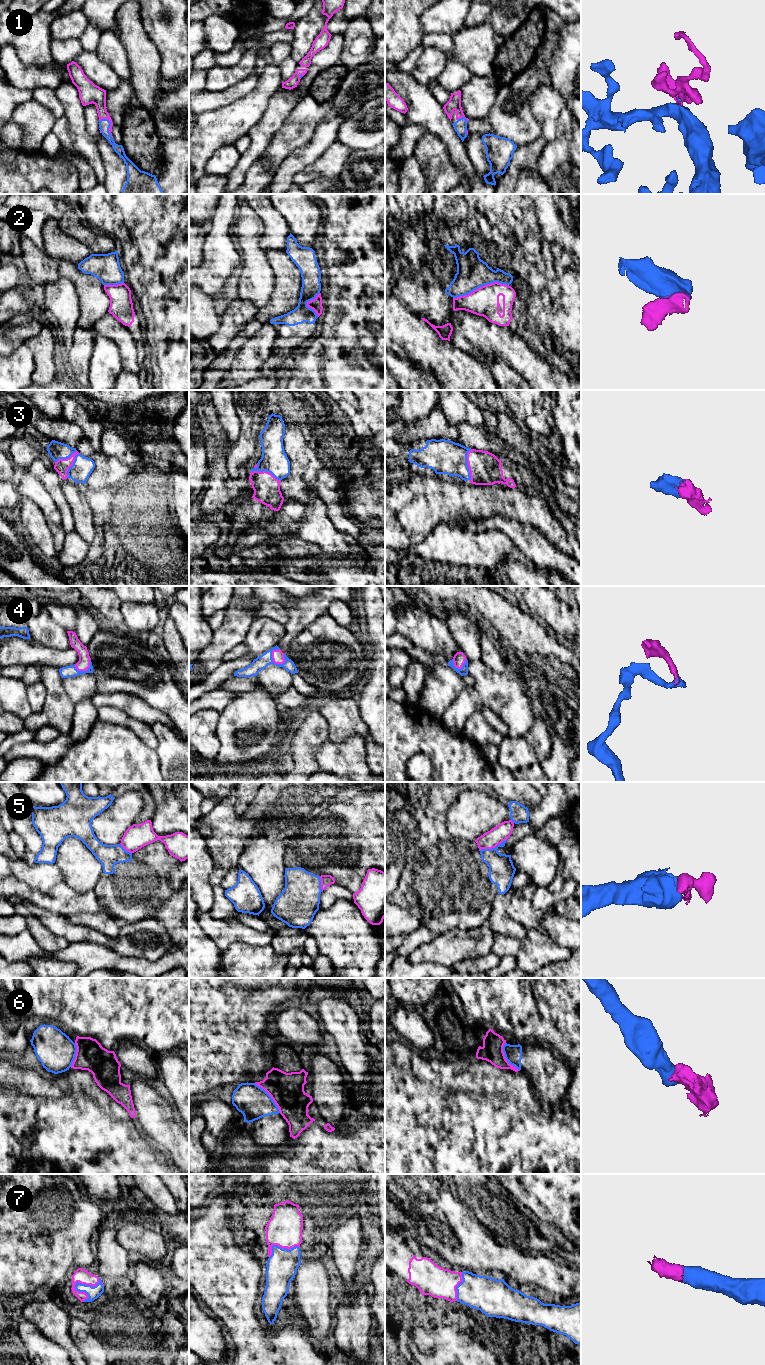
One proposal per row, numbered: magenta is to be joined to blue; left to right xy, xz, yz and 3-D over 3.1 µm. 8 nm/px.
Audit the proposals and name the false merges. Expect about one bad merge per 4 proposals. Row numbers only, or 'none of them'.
2, 5, 6

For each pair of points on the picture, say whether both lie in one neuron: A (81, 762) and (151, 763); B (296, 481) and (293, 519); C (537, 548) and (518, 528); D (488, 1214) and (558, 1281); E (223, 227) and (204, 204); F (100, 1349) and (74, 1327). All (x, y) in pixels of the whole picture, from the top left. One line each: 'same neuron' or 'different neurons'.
A: same neuron
B: different neurons
C: same neuron
D: different neurons
E: different neurons
F: same neuron

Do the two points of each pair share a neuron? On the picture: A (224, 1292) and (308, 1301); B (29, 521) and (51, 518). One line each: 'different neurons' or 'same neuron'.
A: different neurons
B: different neurons

